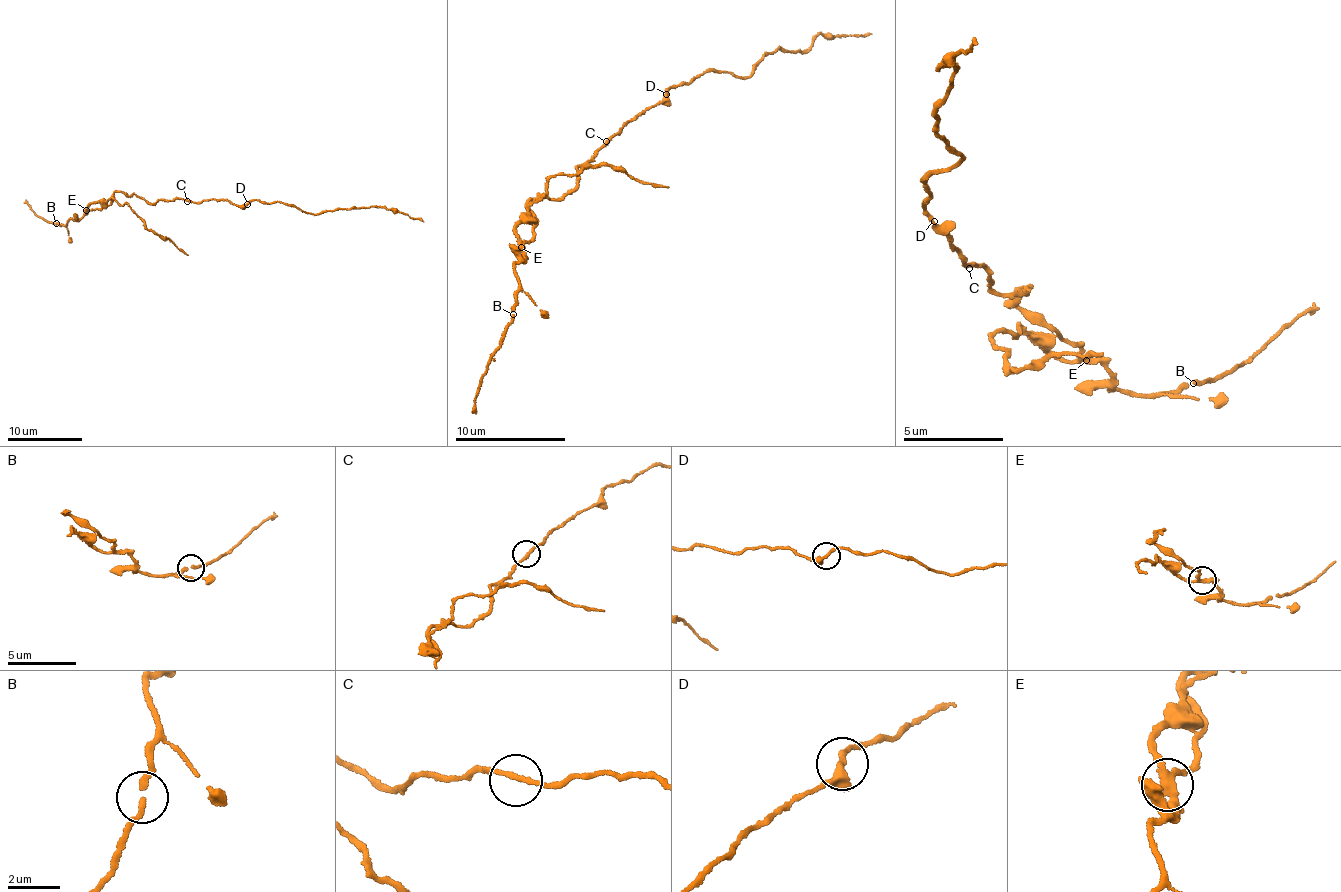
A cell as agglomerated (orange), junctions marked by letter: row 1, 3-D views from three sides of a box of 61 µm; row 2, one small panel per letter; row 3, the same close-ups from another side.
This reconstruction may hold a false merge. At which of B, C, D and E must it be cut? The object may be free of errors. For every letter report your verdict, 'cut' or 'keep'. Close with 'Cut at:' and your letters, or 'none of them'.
B: keep
C: keep
D: keep
E: cut
Cut at: E

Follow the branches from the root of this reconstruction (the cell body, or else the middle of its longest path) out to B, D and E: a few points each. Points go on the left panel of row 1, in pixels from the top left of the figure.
B: (188, 201), (180, 198), (152, 204), (138, 195), (116, 192), (99, 209), (73, 218), (62, 226), (56, 224)
D: (188, 201), (223, 199), (238, 205), (247, 204)
E: (188, 201), (180, 198), (152, 204), (138, 195), (119, 191), (99, 209), (86, 210)

